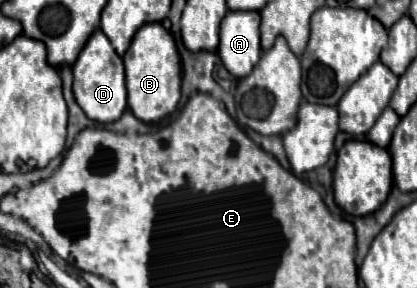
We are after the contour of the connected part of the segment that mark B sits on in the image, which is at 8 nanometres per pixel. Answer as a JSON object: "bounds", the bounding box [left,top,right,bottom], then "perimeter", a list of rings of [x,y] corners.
{"bounds":[123,22,181,122],"perimeter":[[[159,22],[143,24],[123,56],[129,110],[143,122],[157,122],[177,110],[181,98],[181,58],[173,36]]]}

